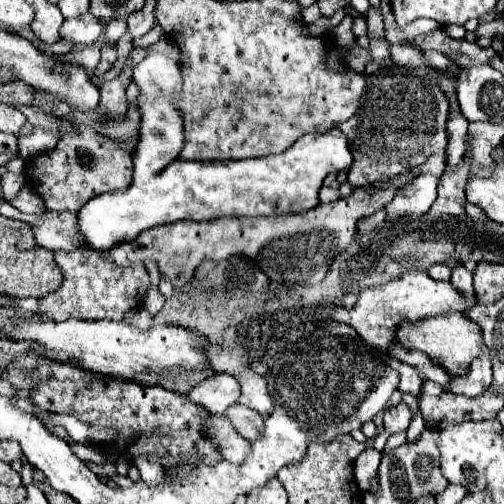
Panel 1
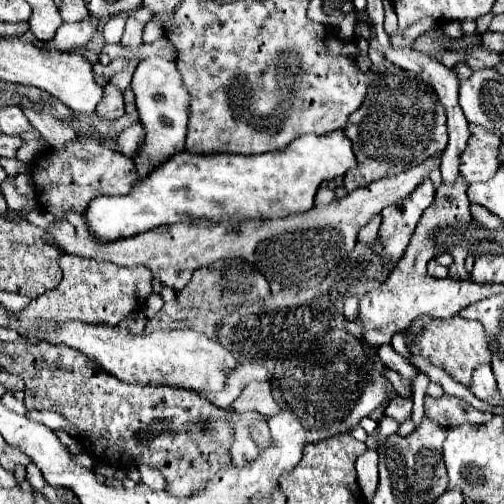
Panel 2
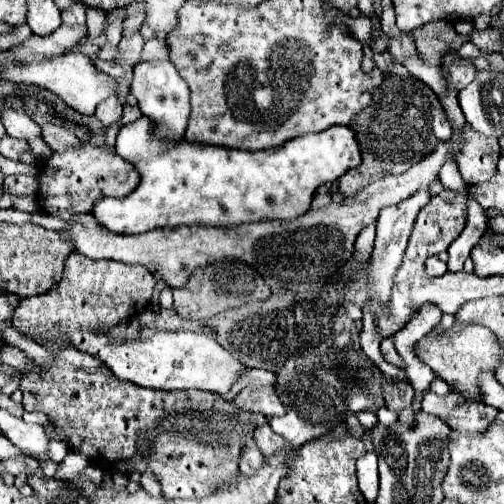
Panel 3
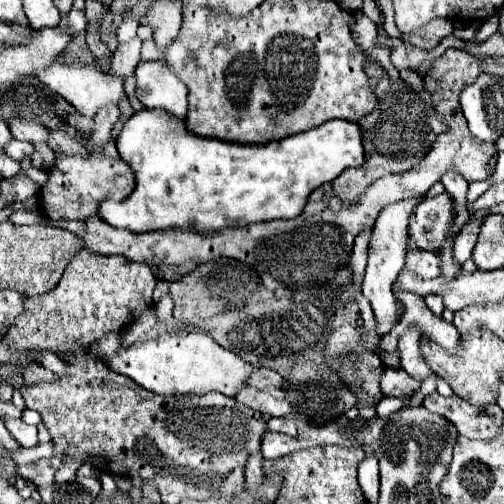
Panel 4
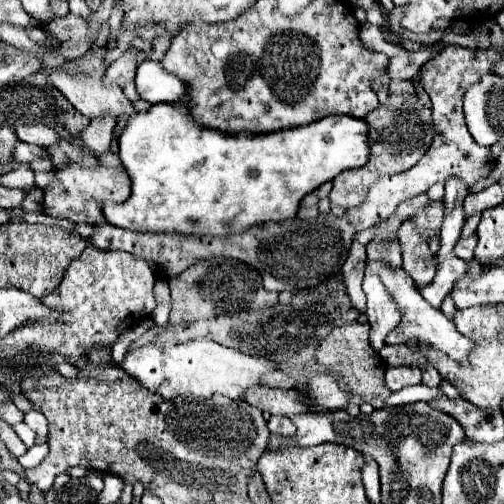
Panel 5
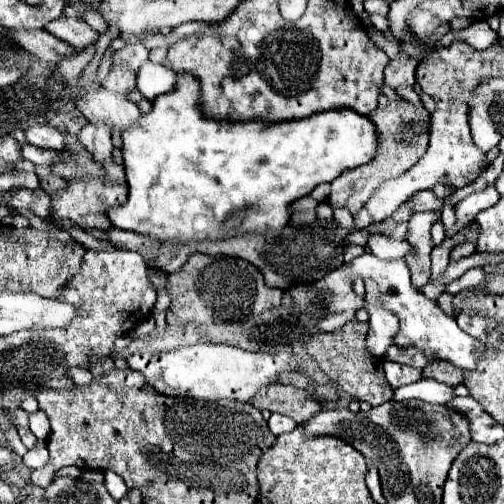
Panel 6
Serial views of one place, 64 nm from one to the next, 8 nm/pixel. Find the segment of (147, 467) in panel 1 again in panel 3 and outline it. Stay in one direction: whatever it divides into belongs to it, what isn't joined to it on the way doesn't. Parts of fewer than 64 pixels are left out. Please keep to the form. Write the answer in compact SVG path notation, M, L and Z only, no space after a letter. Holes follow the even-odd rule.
M144 472L144 474L142 474L140 486L142 486L148 494L152 494L152 496L160 496L160 494L162 494L162 492L160 492L160 482L156 480L156 476L152 476L152 472Z

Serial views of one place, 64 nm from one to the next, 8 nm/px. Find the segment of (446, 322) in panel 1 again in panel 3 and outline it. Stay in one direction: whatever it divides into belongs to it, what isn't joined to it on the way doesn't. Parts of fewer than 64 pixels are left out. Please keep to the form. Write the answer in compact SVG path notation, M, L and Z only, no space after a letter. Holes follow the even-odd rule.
M454 324L446 332L430 332L416 344L416 356L428 364L440 378L444 378L456 390L466 390L472 396L480 398L478 390L478 374L482 370L494 372L496 364L502 358L502 346L498 344L496 336L480 326L480 324Z

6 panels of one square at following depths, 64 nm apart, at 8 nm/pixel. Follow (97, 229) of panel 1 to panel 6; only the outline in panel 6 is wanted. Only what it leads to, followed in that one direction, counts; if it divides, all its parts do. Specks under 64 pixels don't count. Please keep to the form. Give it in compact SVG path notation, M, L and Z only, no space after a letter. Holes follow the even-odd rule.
M186 72L178 74L176 90L154 100L152 110L142 114L138 124L122 132L122 156L128 178L130 196L122 206L108 208L106 216L112 226L140 232L156 240L206 240L224 238L236 232L244 232L244 224L252 222L252 232L264 232L268 228L280 230L290 220L290 204L310 194L318 184L332 182L344 170L368 164L376 156L376 128L366 116L358 116L352 110L320 112L304 120L264 124L264 122L218 122L204 118L198 106L200 84ZM236 214L244 214L240 228L226 228L224 222Z

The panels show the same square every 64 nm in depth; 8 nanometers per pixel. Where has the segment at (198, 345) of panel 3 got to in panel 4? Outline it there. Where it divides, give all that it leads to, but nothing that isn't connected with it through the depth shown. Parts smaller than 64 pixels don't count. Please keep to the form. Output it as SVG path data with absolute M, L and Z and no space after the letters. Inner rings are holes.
M180 332L158 336L148 342L136 342L110 356L110 370L132 378L146 390L162 396L172 394L206 394L220 392L224 396L236 396L244 386L246 378L256 366L244 362L238 354L222 348L214 338L198 332Z

